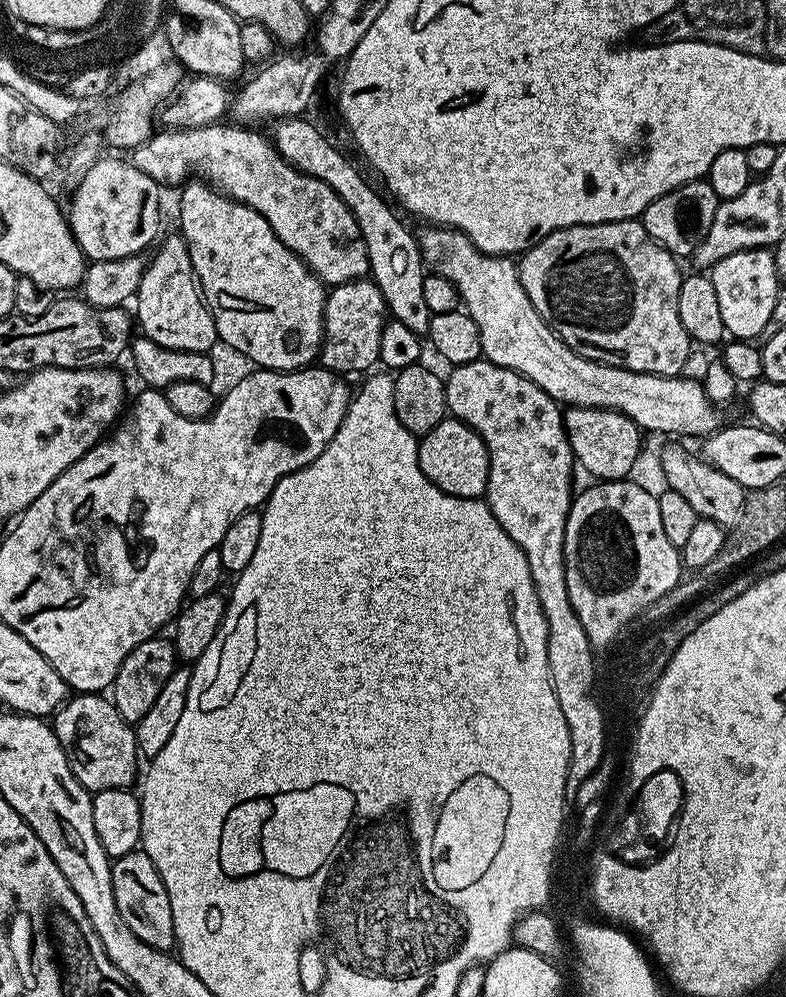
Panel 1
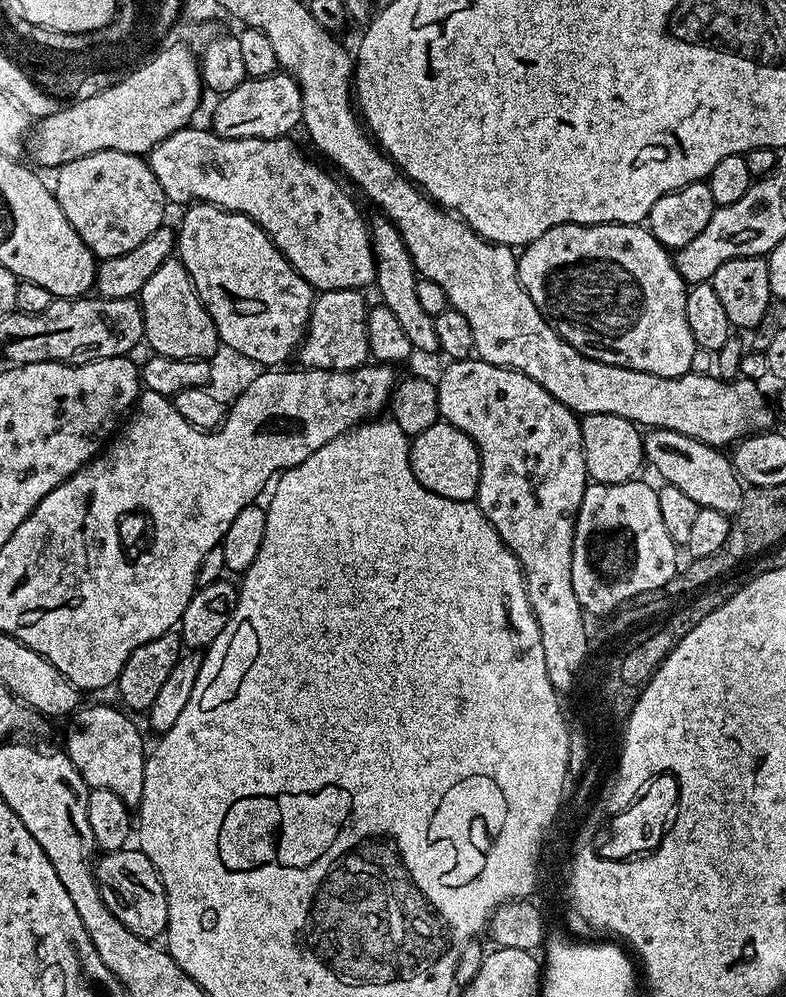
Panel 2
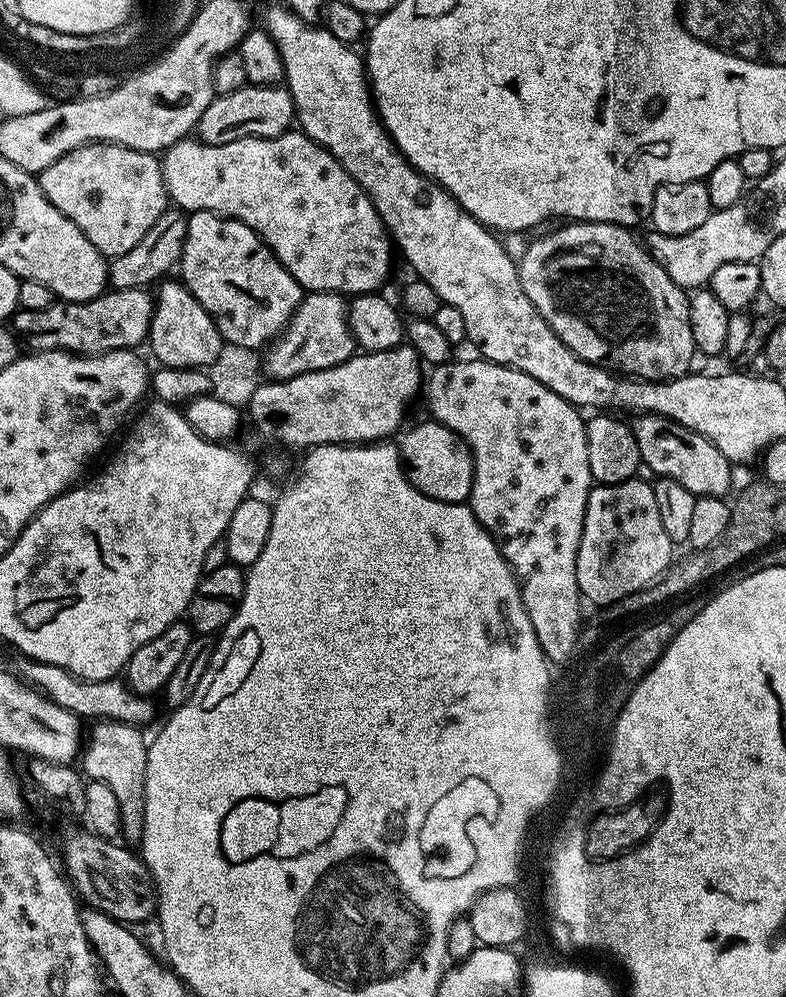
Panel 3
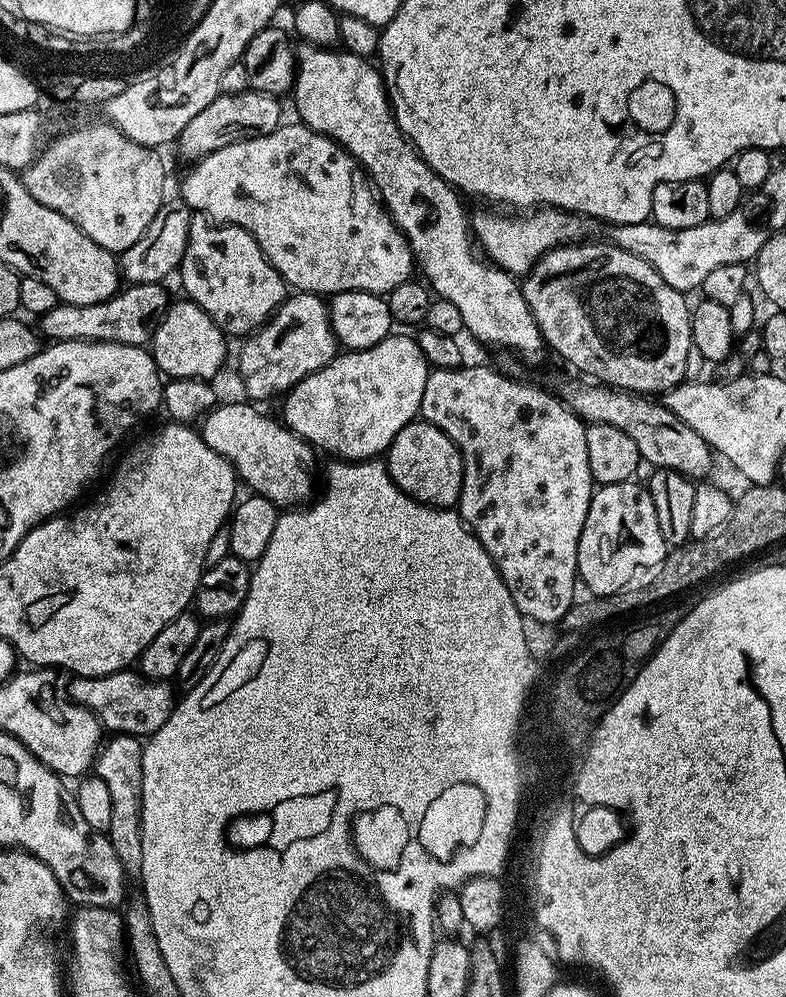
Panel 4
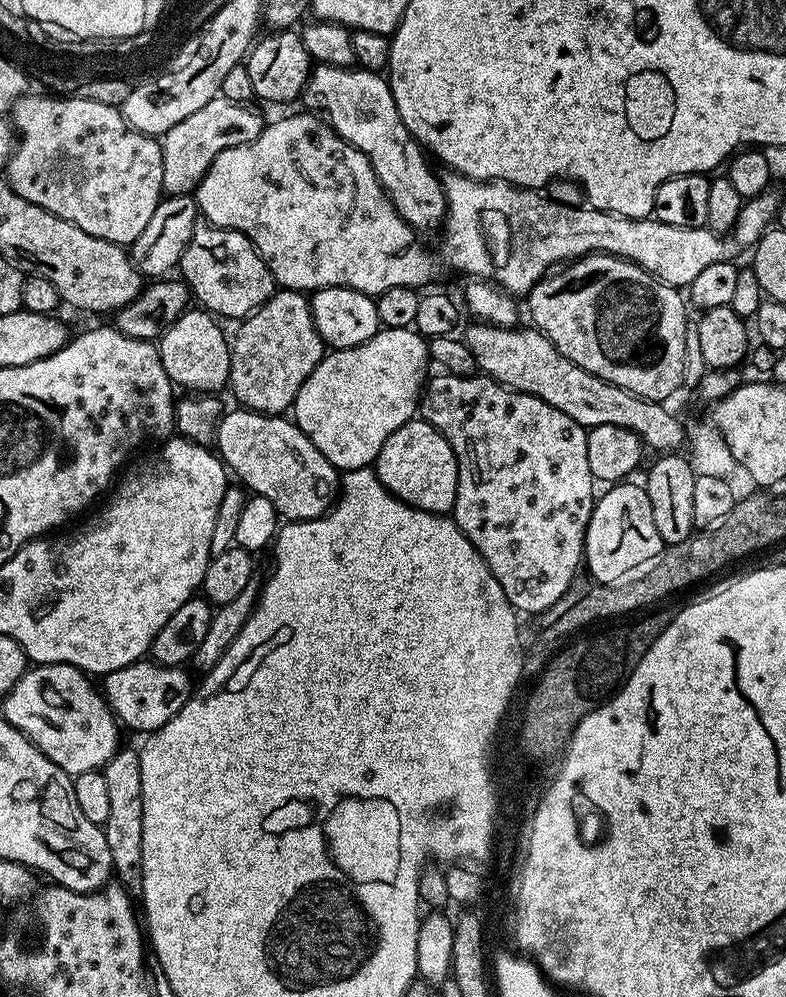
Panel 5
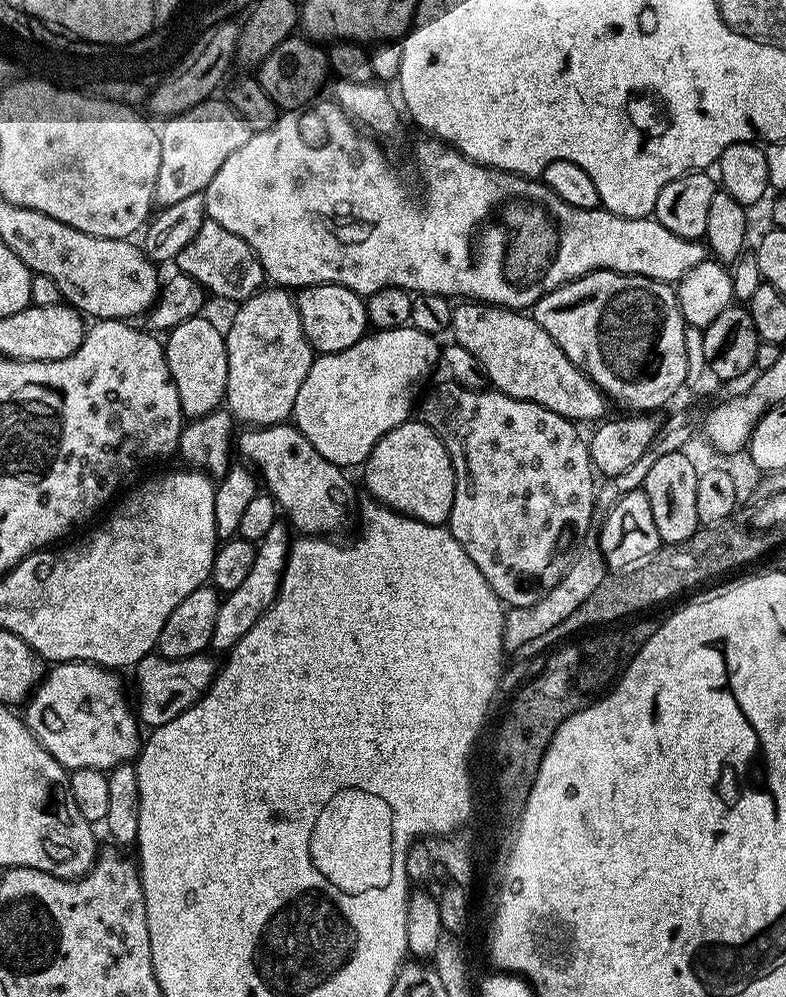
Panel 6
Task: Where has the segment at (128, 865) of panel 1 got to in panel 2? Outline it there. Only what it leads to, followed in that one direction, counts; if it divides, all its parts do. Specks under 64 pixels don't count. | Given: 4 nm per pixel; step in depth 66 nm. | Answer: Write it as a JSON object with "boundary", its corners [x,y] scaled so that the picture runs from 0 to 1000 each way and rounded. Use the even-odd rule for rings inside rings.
{"boundary":[[[159,849],[150,855],[131,856],[121,864],[120,874],[130,905],[135,905],[140,917],[145,917],[145,921],[150,921],[150,925],[155,925],[160,933],[191,944],[212,936],[211,893],[206,889],[201,873],[196,873],[196,865],[191,865],[191,861],[186,861],[186,857],[177,850]]]}

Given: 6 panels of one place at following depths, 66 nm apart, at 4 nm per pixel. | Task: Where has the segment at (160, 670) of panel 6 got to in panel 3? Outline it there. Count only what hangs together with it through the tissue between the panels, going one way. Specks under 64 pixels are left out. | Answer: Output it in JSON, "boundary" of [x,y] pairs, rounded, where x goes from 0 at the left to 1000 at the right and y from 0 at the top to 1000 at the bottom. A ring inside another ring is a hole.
{"boundary":[[[47,662],[32,665],[32,667],[28,678],[39,689],[55,694],[62,702],[67,702],[74,708],[89,712],[95,718],[108,723],[144,722],[182,731],[183,726],[191,725],[198,718],[195,703],[190,699],[165,692],[156,681],[101,682],[94,676],[81,674],[74,668],[64,668]]]}

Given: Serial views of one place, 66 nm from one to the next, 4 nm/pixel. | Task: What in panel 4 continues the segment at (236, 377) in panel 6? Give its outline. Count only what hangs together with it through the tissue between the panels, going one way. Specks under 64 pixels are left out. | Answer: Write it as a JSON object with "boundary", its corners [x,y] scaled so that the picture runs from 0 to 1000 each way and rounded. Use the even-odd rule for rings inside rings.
{"boundary":[[[373,292],[331,329],[309,342],[305,349],[305,381],[316,392],[314,400],[321,403],[341,401],[345,397],[360,398],[384,379],[410,371],[430,355],[430,342],[417,319],[417,305],[413,298],[401,293]]]}

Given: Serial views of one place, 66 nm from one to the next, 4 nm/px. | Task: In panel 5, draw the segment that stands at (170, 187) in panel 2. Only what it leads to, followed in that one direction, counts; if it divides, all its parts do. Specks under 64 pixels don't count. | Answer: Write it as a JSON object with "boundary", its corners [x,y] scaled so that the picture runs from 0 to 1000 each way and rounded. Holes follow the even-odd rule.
{"boundary":[[[391,110],[380,111],[373,116],[361,116],[358,120],[349,121],[347,124],[345,121],[336,127],[333,134],[328,138],[323,138],[323,142],[298,146],[293,150],[282,150],[282,154],[277,154],[277,158],[272,158],[267,171],[262,171],[262,175],[254,181],[247,194],[253,216],[263,224],[271,225],[274,229],[291,229],[316,238],[316,242],[324,247],[326,254],[338,263],[352,286],[361,291],[396,295],[407,289],[444,289],[477,299],[491,291],[501,291],[501,287],[517,287],[531,291],[545,287],[538,287],[538,285],[548,283],[550,276],[555,273],[555,261],[534,246],[536,238],[529,230],[523,229],[511,220],[506,211],[496,203],[496,199],[489,194],[489,188],[480,183],[466,154],[461,154],[454,148],[440,143],[420,125],[412,123],[406,115]]]}

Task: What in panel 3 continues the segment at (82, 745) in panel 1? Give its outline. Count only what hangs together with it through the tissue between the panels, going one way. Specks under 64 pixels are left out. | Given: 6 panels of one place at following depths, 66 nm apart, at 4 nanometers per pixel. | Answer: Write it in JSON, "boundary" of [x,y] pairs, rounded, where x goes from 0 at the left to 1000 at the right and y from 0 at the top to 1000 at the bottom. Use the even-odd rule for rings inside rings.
{"boundary":[[[130,722],[118,725],[116,730],[117,735],[113,738],[111,735],[109,745],[104,750],[106,777],[112,782],[123,782],[140,788],[145,800],[150,800],[156,842],[177,845],[186,824],[186,760],[190,743],[186,738],[183,742],[184,735],[179,731],[155,724]]]}

